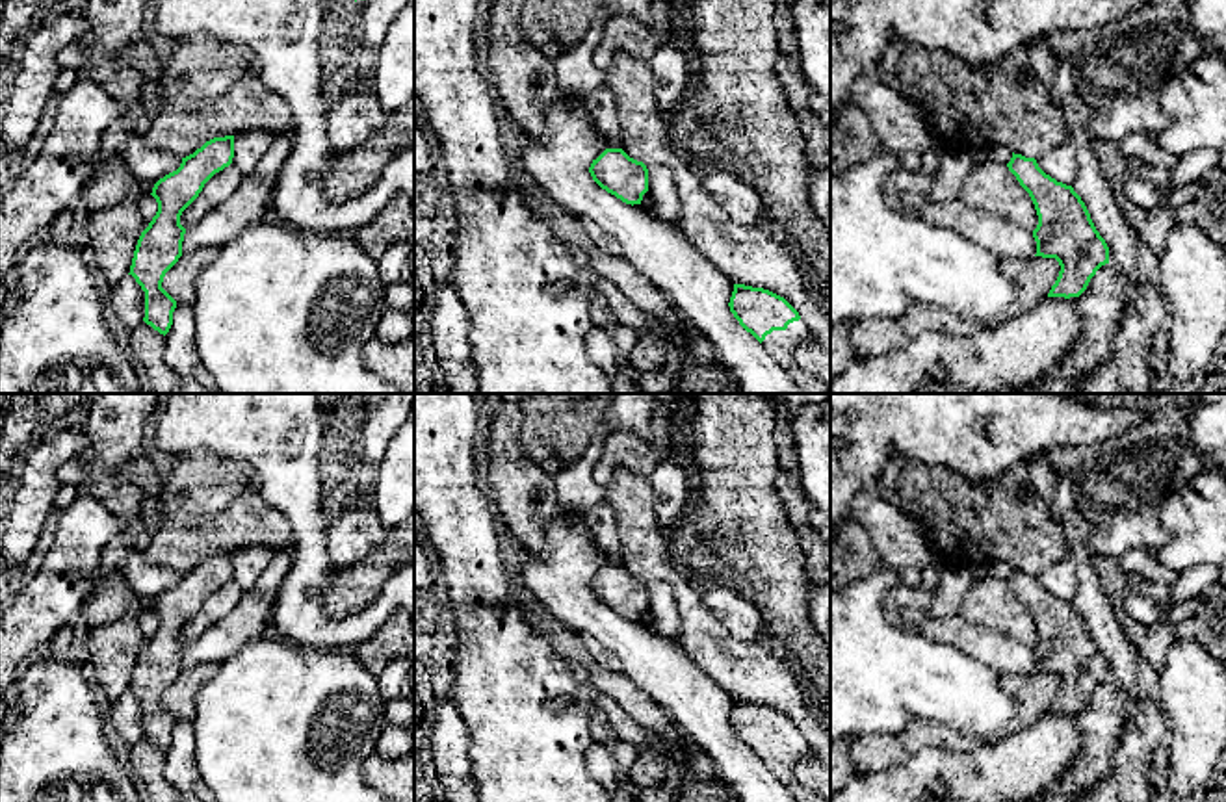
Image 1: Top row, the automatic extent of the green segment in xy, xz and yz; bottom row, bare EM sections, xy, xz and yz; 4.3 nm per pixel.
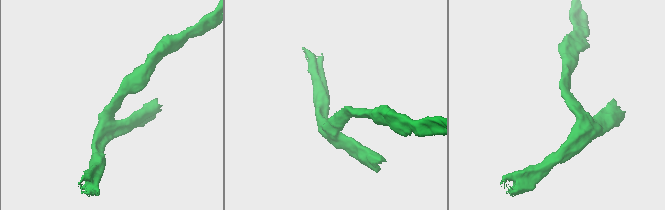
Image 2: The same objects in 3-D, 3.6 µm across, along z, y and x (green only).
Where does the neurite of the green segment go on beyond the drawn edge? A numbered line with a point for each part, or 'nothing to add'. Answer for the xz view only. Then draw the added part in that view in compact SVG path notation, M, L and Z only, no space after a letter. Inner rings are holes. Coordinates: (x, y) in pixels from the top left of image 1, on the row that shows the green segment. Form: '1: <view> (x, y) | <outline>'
1: xz (781, 344) | M799 319L789 323L786 330L773 330L767 334L762 345L804 394L830 394L817 377L806 373L795 362L795 347L806 342L810 336L812 332L808 325Z

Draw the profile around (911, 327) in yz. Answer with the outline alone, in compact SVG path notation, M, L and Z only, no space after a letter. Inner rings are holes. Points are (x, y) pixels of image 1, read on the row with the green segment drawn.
M914 304L899 319L867 317L849 321L851 345L867 358L905 347L925 330L951 336L975 336L992 327L992 323L972 321L931 304Z

